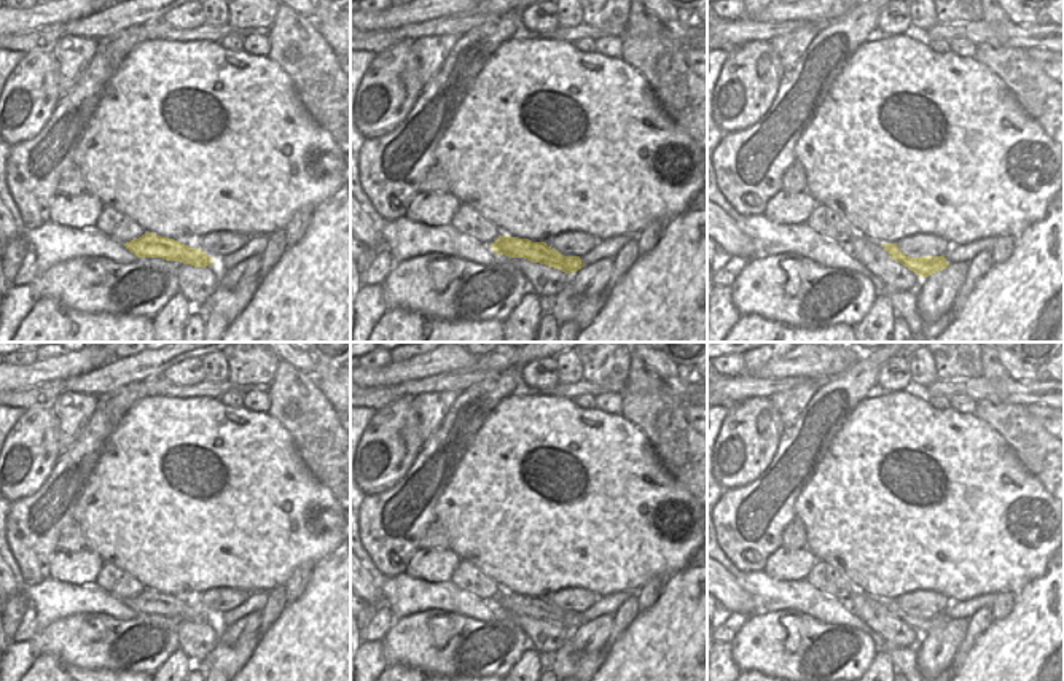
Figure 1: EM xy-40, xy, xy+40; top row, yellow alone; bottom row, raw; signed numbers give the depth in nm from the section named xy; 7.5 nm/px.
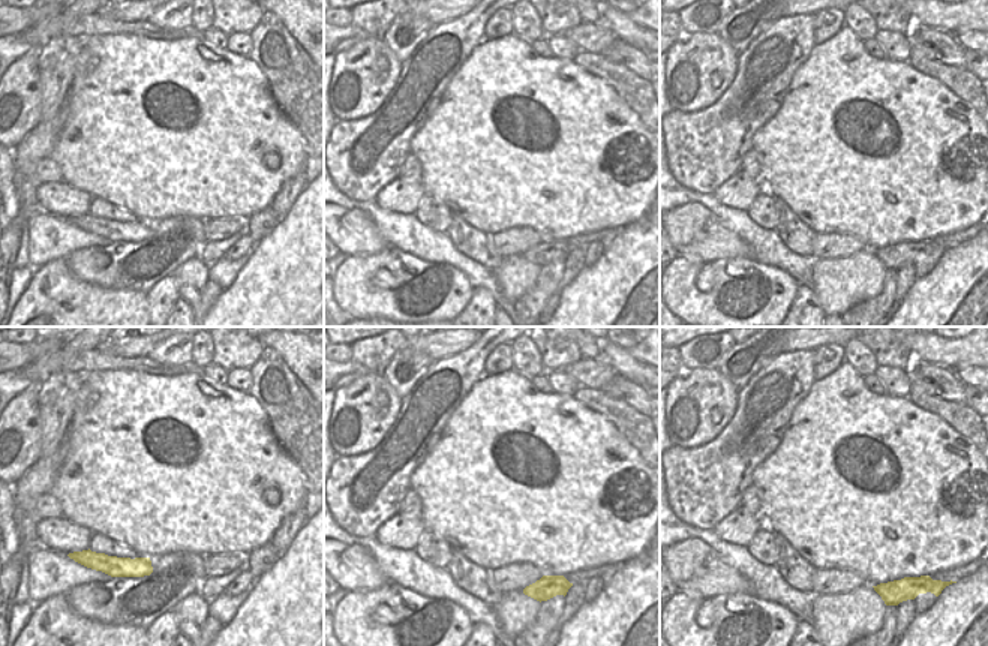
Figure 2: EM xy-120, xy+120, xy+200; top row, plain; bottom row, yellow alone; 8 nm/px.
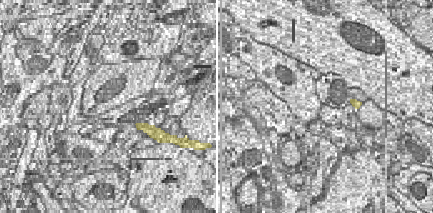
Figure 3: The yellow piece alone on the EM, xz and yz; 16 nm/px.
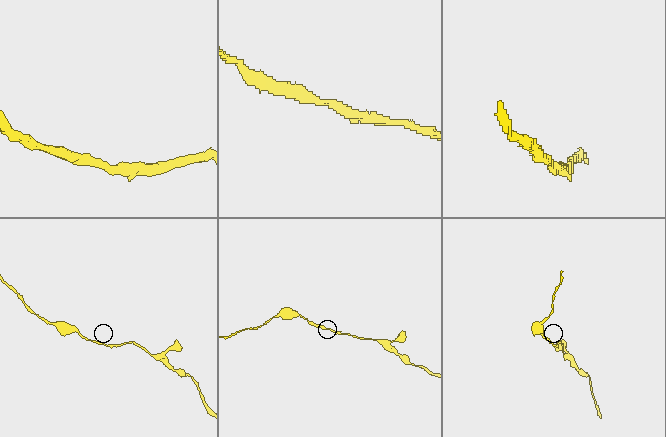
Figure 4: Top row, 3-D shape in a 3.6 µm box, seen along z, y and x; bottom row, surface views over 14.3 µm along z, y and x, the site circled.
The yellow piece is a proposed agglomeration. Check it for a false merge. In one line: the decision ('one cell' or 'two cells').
one cell

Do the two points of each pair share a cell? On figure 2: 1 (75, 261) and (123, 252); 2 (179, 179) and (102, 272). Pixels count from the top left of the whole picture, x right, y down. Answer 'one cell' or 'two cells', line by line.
1: one cell
2: two cells

